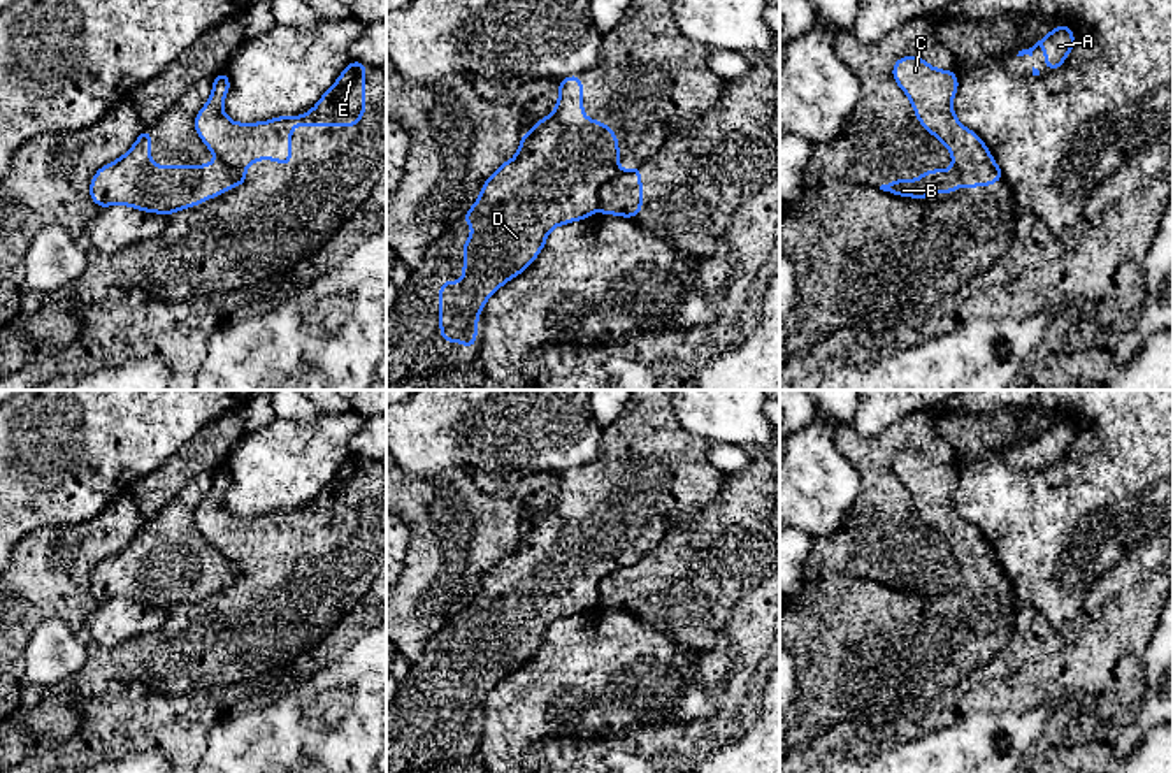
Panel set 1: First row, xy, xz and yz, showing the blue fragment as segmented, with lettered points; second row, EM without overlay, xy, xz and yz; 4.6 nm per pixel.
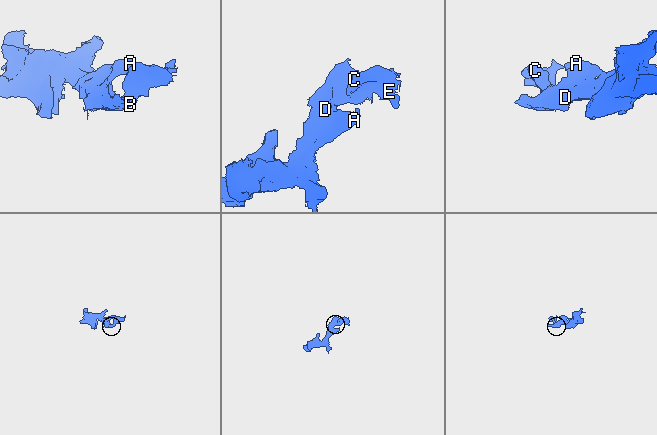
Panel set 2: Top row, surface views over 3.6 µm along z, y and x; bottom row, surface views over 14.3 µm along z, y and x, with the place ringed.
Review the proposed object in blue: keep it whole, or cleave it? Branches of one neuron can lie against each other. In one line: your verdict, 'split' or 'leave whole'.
split

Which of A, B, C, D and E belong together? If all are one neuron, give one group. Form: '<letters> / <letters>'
A B D / C E

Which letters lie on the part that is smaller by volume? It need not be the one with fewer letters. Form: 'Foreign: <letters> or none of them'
Foreign: C, E

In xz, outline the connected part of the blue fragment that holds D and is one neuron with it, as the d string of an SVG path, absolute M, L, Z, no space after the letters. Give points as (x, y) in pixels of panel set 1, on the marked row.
M581 74L569 76L558 83L558 102L553 112L539 119L523 134L516 156L504 162L481 186L479 199L460 221L471 225L472 235L464 241L464 279L443 281L439 286L439 329L444 343L457 341L467 350L478 341L478 318L490 295L502 285L523 272L537 258L548 234L571 221L579 221L595 213L595 193L599 186L625 172L618 165L618 139L609 125L588 119L583 112Z

